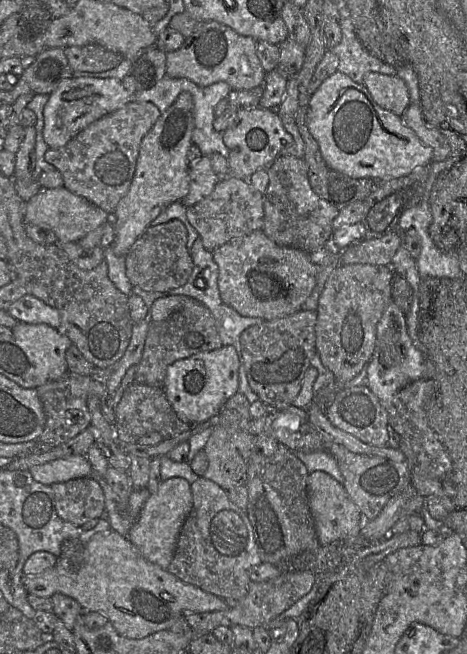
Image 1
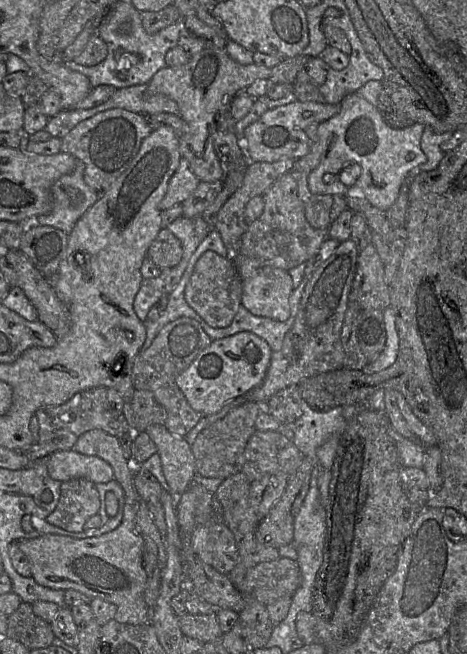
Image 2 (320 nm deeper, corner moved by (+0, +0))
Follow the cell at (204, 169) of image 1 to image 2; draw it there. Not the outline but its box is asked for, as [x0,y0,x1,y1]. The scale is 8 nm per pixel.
[159,157,200,211]

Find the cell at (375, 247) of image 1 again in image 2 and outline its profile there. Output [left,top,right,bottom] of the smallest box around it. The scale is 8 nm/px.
[203,238,359,425]

